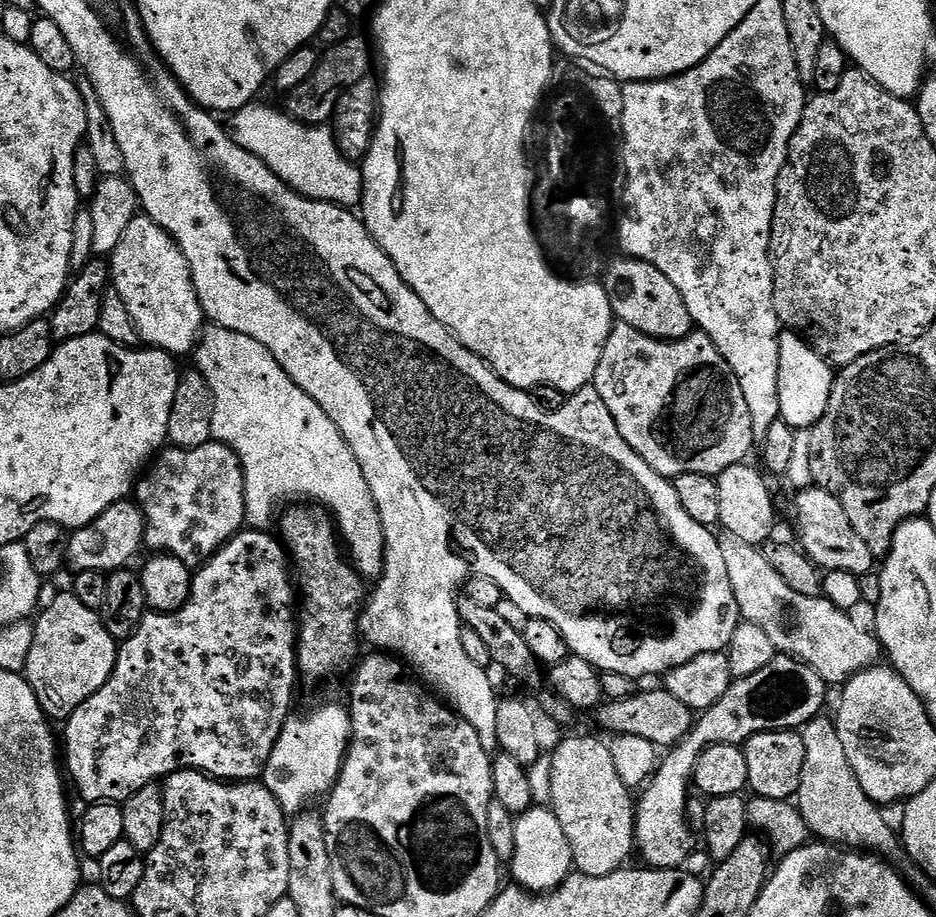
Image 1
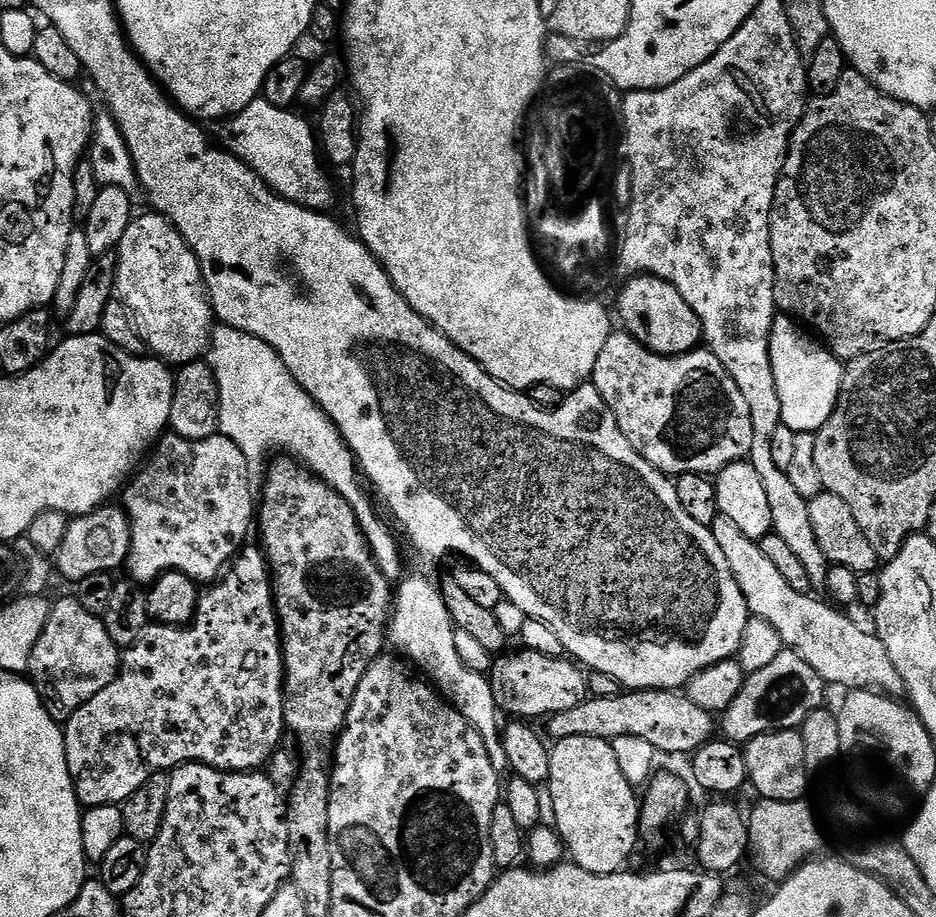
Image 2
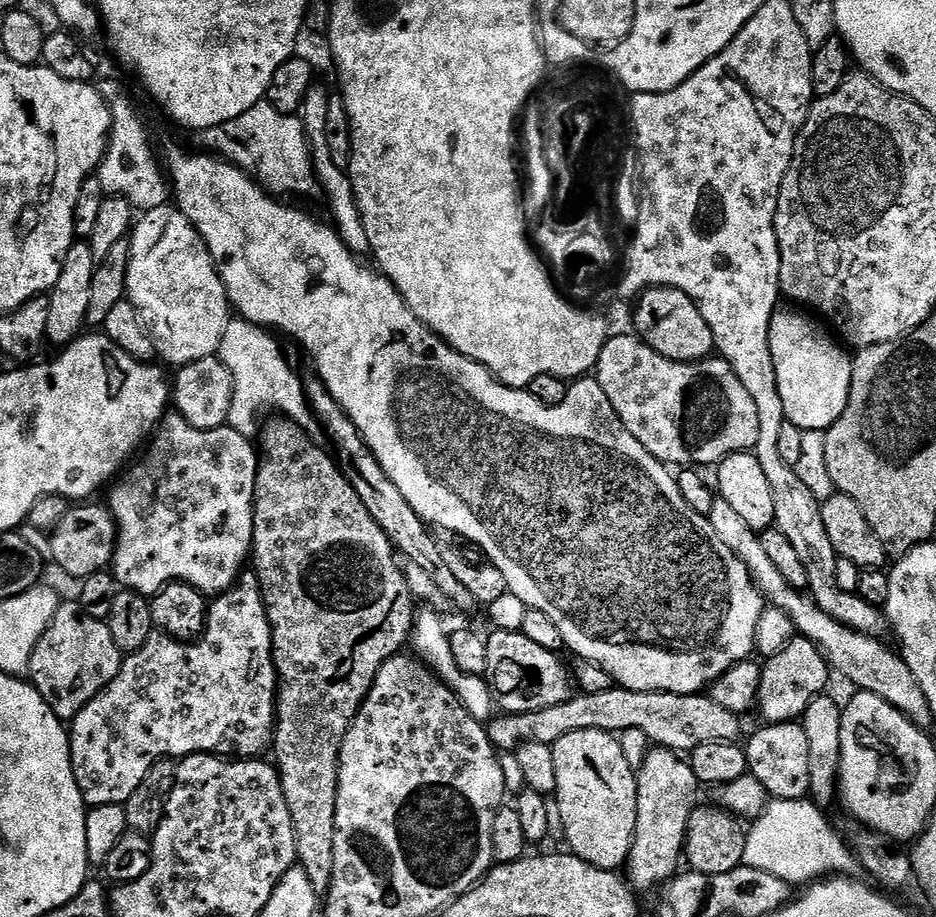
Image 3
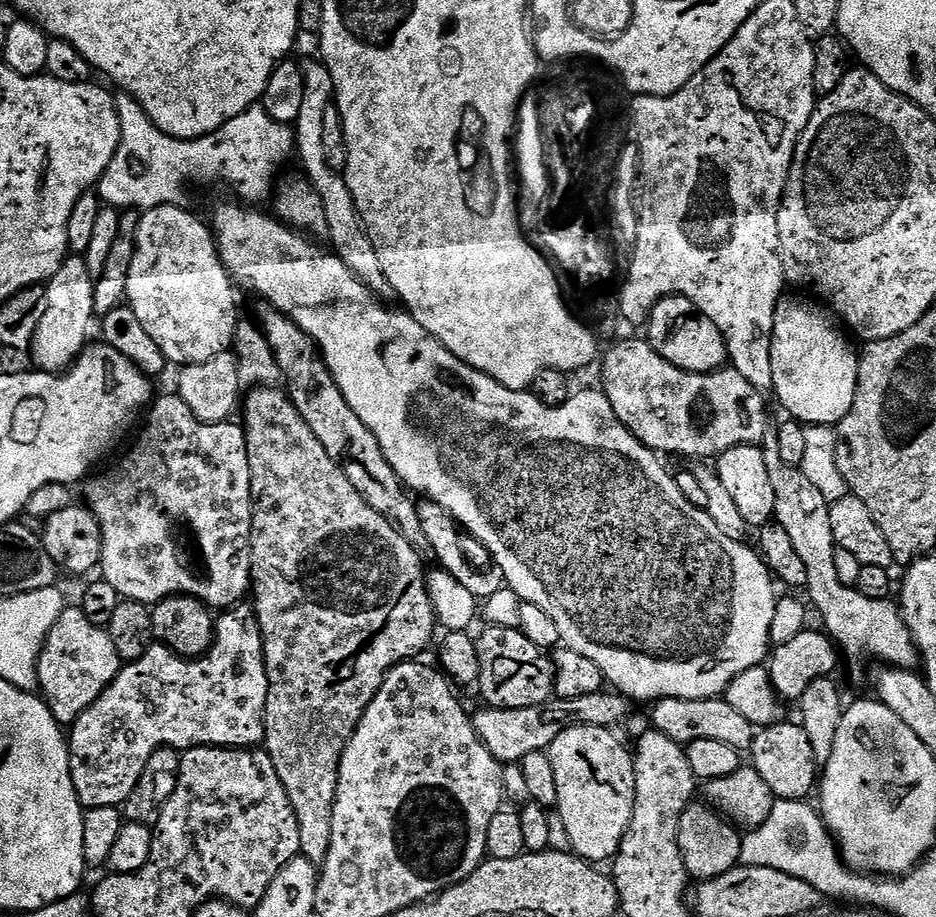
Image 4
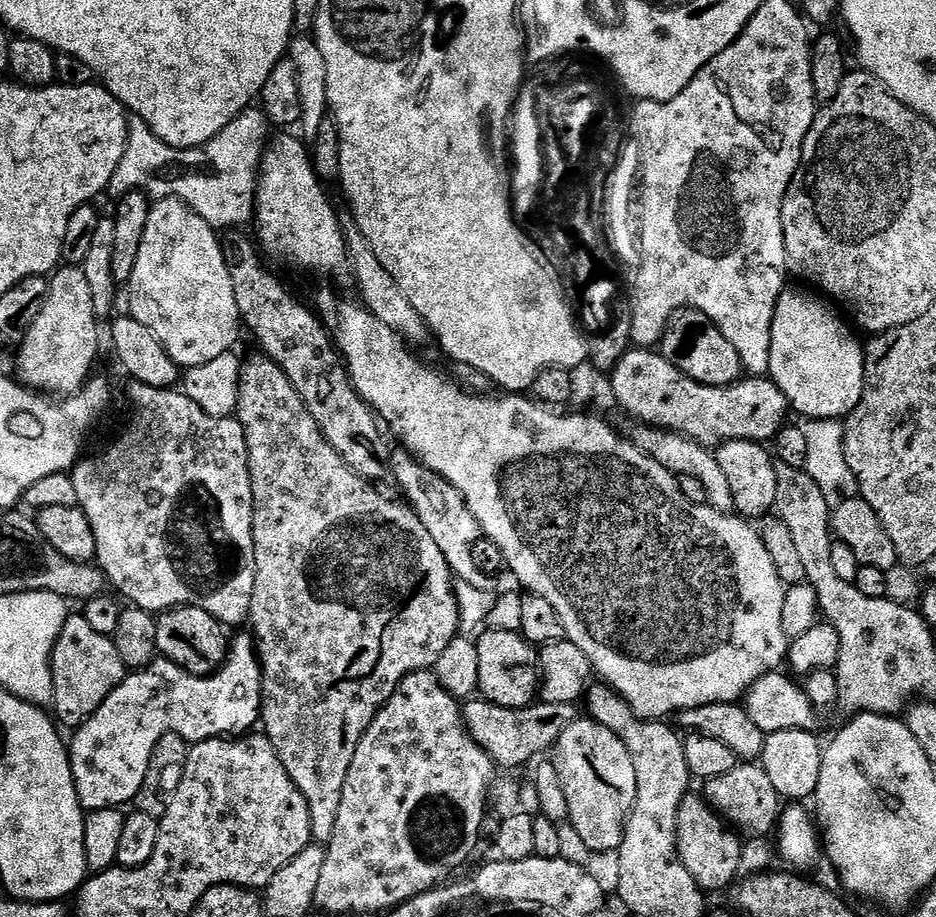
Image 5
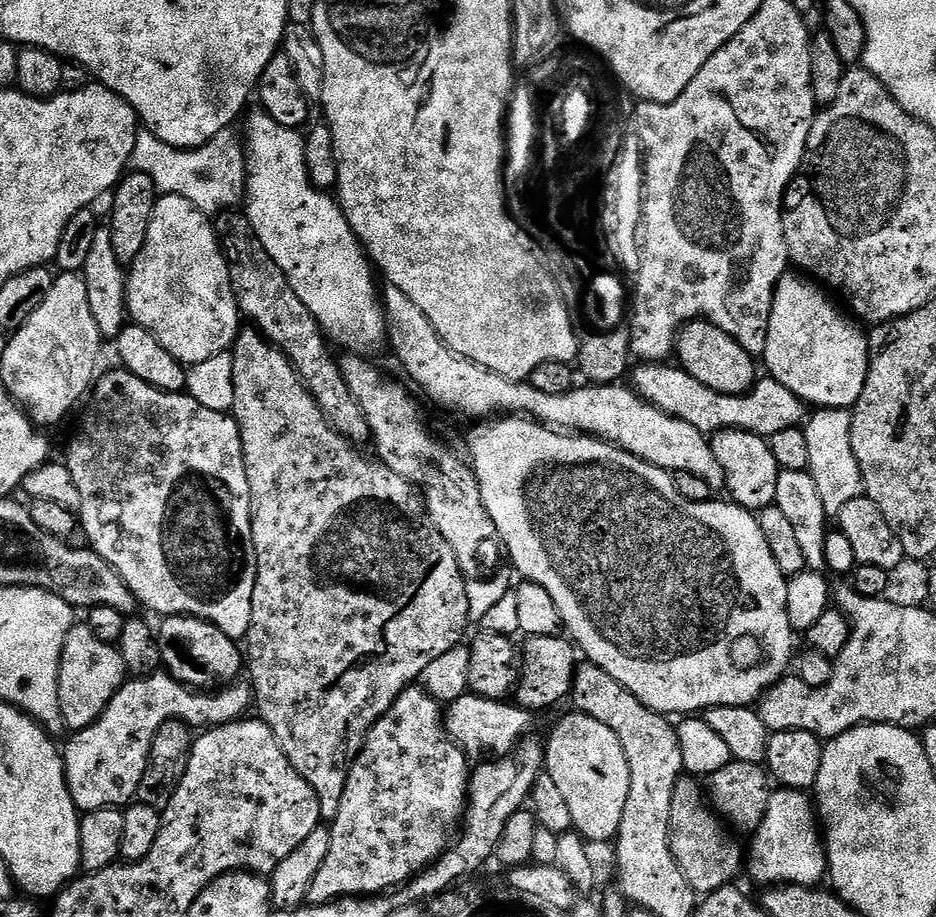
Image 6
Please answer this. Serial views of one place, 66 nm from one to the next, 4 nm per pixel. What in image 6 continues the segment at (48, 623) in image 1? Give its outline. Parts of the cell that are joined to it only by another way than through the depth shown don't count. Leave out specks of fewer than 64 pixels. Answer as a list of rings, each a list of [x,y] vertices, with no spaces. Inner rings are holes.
[[[73,623],[62,646],[58,670],[58,706],[63,727],[73,733],[90,726],[104,713],[106,706],[110,706],[114,694],[118,694],[125,682],[126,669],[119,647],[99,641],[87,623]]]

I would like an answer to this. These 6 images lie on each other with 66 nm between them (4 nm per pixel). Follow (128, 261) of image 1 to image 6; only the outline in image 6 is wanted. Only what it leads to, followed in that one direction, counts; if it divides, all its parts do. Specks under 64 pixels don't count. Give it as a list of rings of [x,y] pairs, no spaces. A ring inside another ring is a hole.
[[[161,195],[157,199],[150,218],[150,234],[146,234],[146,246],[142,246],[142,254],[138,254],[136,261],[130,265],[126,283],[131,323],[150,330],[150,334],[154,334],[154,338],[158,338],[158,342],[162,342],[162,346],[166,346],[166,350],[170,350],[181,364],[191,366],[206,362],[206,358],[227,352],[235,344],[242,327],[242,317],[230,286],[228,264],[220,250],[218,233],[213,221],[186,202],[186,198]]]

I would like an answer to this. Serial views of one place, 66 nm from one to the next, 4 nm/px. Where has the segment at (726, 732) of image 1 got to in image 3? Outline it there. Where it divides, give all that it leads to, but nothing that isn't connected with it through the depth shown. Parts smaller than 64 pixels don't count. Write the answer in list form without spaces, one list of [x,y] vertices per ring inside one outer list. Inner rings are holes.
[[[797,635],[781,652],[767,657],[763,665],[758,697],[761,721],[769,724],[791,724],[799,721],[806,706],[810,706],[814,698],[825,695],[827,688],[824,687],[828,684],[828,676],[830,677],[828,661],[818,650],[818,646],[805,636]]]

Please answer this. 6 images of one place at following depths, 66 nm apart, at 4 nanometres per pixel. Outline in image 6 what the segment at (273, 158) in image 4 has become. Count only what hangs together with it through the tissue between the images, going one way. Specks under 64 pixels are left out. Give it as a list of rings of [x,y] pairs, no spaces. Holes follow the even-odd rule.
[[[235,127],[224,128],[201,148],[174,148],[150,131],[139,131],[130,164],[135,171],[153,178],[161,195],[186,198],[186,202],[190,202],[209,218],[215,218],[221,212],[239,209],[244,203],[248,177],[246,154],[241,133]]]

